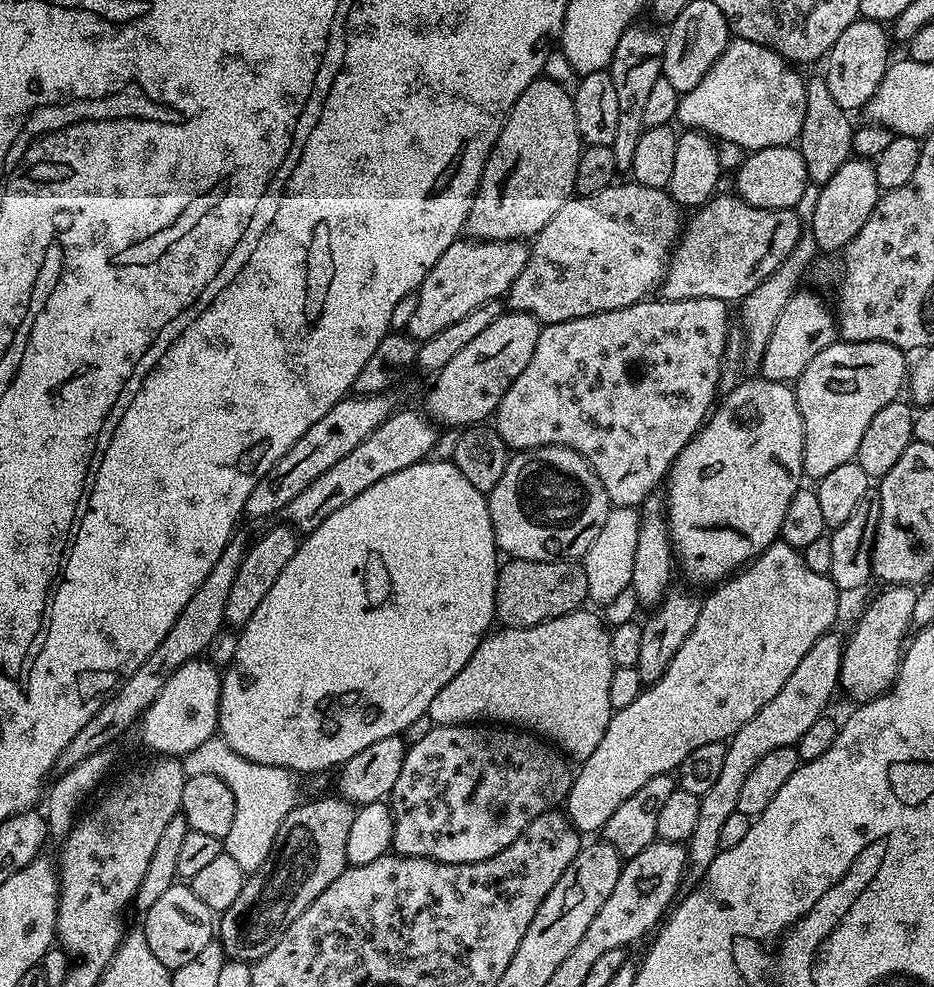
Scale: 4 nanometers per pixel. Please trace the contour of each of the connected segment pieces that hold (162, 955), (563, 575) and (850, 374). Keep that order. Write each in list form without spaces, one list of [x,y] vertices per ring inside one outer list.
[[[177,882],[143,913],[142,929],[146,941],[150,944],[155,957],[163,966],[175,970],[186,966],[204,947],[214,940],[214,914],[210,906],[205,906],[194,894],[191,886],[184,882]]]
[[[513,560],[499,565],[496,574],[496,620],[506,628],[532,628],[543,620],[565,616],[581,611],[588,600],[586,574],[580,562],[551,560],[550,562],[530,562]]]
[[[840,340],[826,346],[826,350],[822,350],[822,354],[818,354],[818,358],[814,358],[814,362],[806,366],[806,370],[802,370],[800,377],[794,381],[794,391],[798,410],[802,414],[804,431],[802,462],[805,477],[813,476],[813,481],[819,482],[837,466],[846,466],[855,461],[858,446],[862,442],[862,434],[866,434],[866,426],[870,426],[874,414],[878,414],[882,406],[897,399],[905,391],[910,364],[909,361],[904,361],[904,356],[906,356],[905,349],[886,342]]]

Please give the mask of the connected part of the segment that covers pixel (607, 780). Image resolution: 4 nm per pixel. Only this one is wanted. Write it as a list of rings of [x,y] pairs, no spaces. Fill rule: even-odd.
[[[783,542],[769,546],[761,556],[745,564],[727,580],[721,580],[709,592],[712,593],[708,597],[706,595],[703,597],[698,622],[694,622],[694,630],[690,630],[690,638],[686,638],[686,642],[682,642],[682,650],[678,650],[678,654],[674,654],[674,662],[670,662],[666,674],[662,674],[662,678],[658,678],[651,686],[645,687],[640,697],[634,702],[630,702],[630,706],[613,711],[610,722],[606,726],[606,734],[602,734],[602,742],[598,742],[598,750],[594,750],[594,754],[590,754],[590,758],[586,758],[579,765],[580,772],[578,768],[566,801],[566,815],[569,822],[576,827],[577,832],[581,834],[599,833],[610,818],[610,814],[614,814],[614,810],[618,810],[618,806],[622,806],[622,802],[626,802],[626,798],[630,798],[630,794],[642,790],[642,786],[646,786],[646,782],[650,782],[650,778],[675,773],[683,760],[693,754],[694,750],[698,750],[700,746],[731,740],[734,733],[742,726],[746,726],[746,722],[750,722],[750,718],[754,718],[754,714],[758,714],[758,710],[762,710],[762,706],[766,706],[766,702],[770,702],[770,698],[774,698],[774,694],[778,694],[778,690],[782,690],[782,686],[786,686],[786,678],[790,678],[790,674],[794,674],[794,669],[798,666],[798,662],[802,662],[802,657],[810,651],[810,646],[814,646],[814,642],[818,642],[818,638],[822,638],[822,634],[833,631],[835,624],[832,623],[835,622],[836,615],[840,612],[840,599],[842,599],[841,593],[832,582],[831,575],[814,574],[814,570],[810,570],[810,566],[806,566],[803,555],[797,549]]]

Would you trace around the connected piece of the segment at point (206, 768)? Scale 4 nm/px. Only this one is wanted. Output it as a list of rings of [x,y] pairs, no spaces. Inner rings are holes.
[[[219,735],[206,738],[202,746],[190,750],[190,754],[182,757],[182,763],[185,777],[214,774],[222,778],[226,786],[230,786],[230,794],[234,794],[234,823],[230,826],[230,834],[226,834],[222,842],[222,851],[230,854],[230,858],[234,858],[234,862],[242,866],[244,873],[256,872],[258,866],[266,862],[274,846],[274,838],[286,818],[290,807],[288,799],[292,796],[291,790],[276,777],[279,776],[276,774],[264,774],[268,776],[260,776],[257,780],[248,780],[244,784],[246,762],[238,753],[230,750],[230,746],[220,739]]]

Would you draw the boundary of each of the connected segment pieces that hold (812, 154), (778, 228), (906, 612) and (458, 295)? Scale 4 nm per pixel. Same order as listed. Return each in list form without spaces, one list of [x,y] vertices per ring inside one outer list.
[[[823,75],[808,76],[804,85],[806,90],[806,118],[802,118],[802,130],[798,147],[802,154],[802,162],[806,162],[806,174],[813,185],[823,186],[834,178],[834,174],[853,155],[852,133],[854,123],[849,113],[838,102],[834,102],[834,94],[830,94],[830,86]]]
[[[735,194],[713,196],[693,216],[696,217],[689,224],[687,221],[683,225],[680,239],[668,258],[668,271],[658,289],[659,295],[665,300],[718,298],[725,302],[743,301],[754,286],[766,282],[766,278],[770,278],[770,274],[774,274],[774,270],[786,262],[802,234],[802,221],[793,209],[755,208]]]
[[[889,584],[869,602],[852,637],[847,637],[842,666],[840,667],[841,693],[845,692],[852,702],[873,700],[875,696],[883,696],[896,680],[900,672],[900,657],[913,627],[912,615],[916,605],[917,589],[911,584]]]
[[[461,238],[454,241],[446,250],[446,254],[442,254],[442,258],[438,258],[438,262],[434,262],[434,266],[429,268],[426,278],[420,284],[416,292],[418,306],[411,315],[406,329],[407,335],[417,342],[429,340],[434,338],[434,334],[446,330],[446,326],[451,326],[454,322],[466,318],[466,314],[470,314],[470,310],[478,310],[478,306],[491,300],[500,300],[516,281],[518,274],[522,274],[528,261],[528,250],[529,245],[523,240]]]

